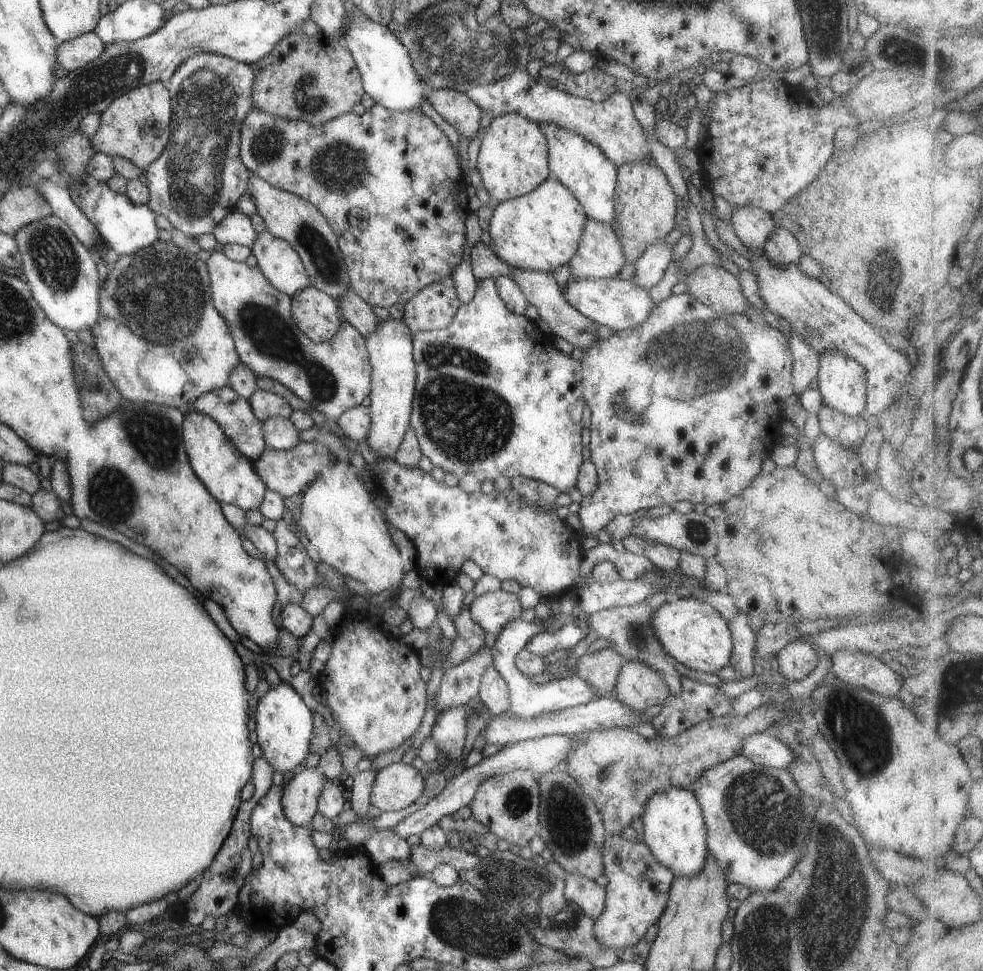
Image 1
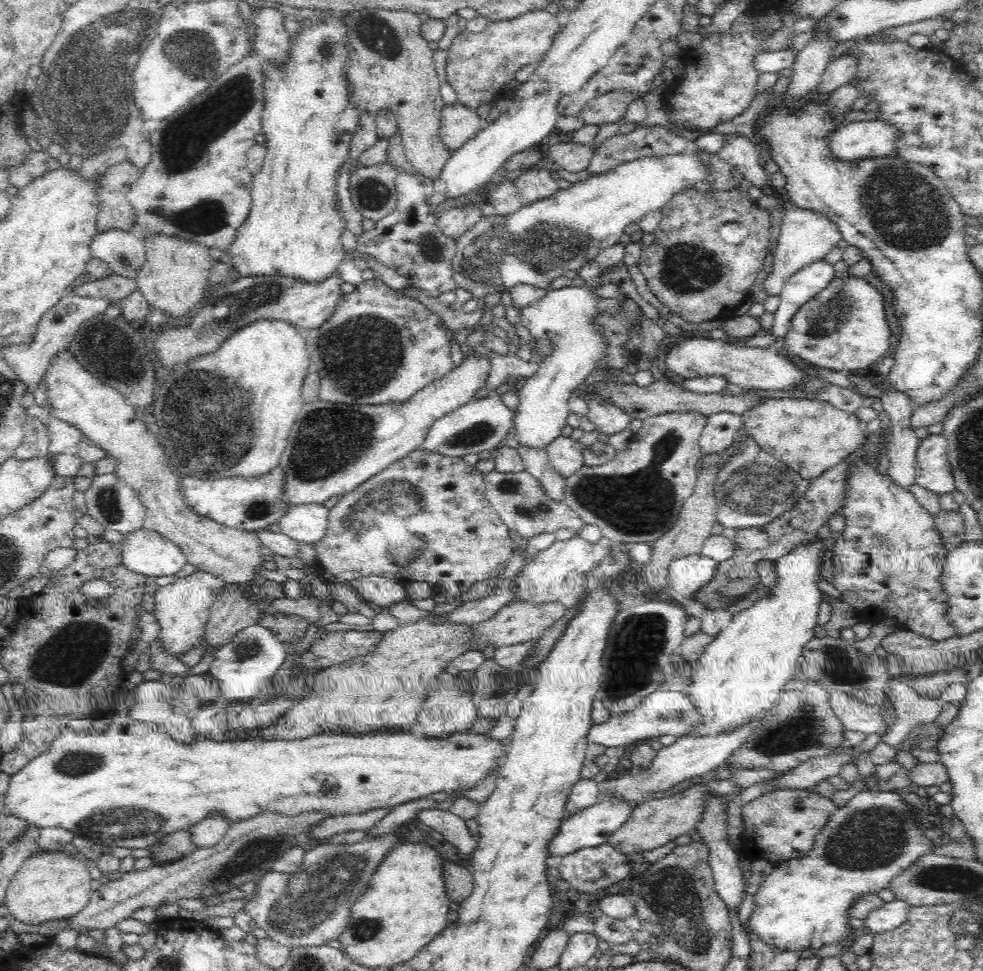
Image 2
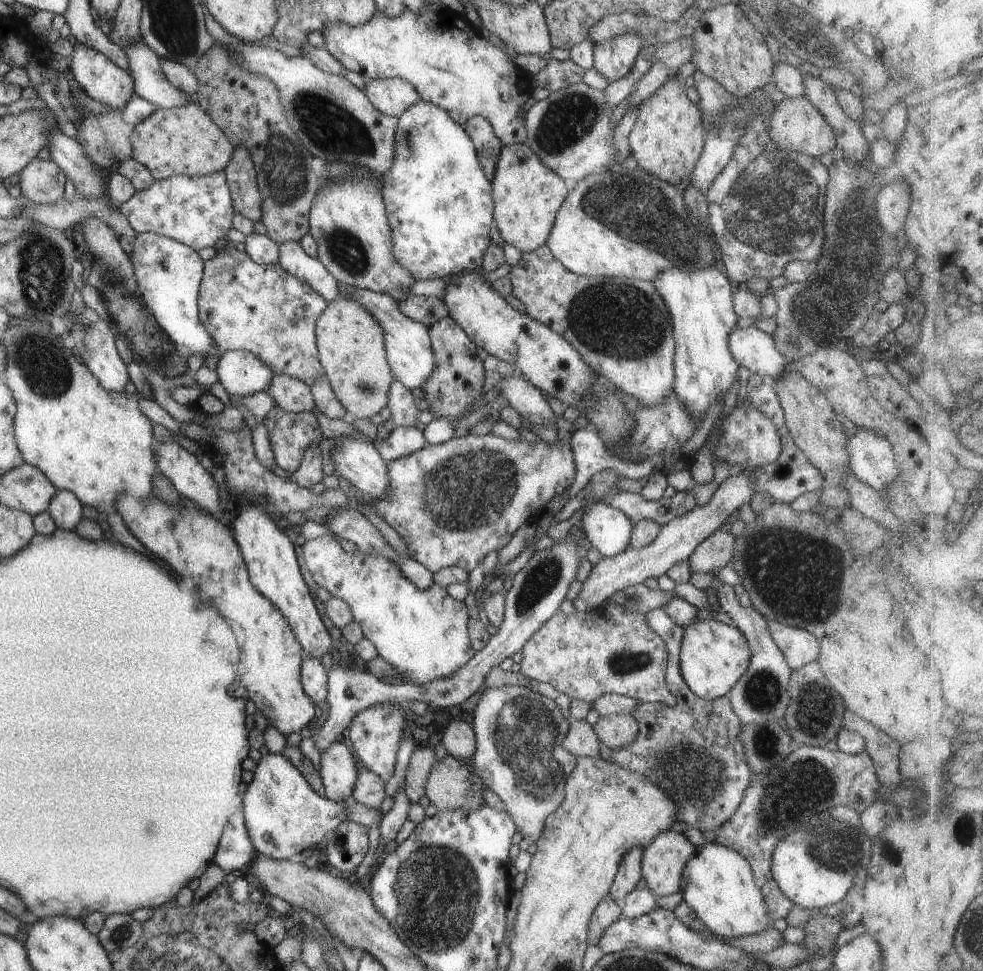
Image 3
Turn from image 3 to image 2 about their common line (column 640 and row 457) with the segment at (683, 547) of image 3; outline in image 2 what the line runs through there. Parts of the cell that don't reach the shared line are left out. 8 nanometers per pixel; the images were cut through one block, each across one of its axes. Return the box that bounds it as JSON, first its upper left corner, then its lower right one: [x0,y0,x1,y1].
[545,431,583,478]

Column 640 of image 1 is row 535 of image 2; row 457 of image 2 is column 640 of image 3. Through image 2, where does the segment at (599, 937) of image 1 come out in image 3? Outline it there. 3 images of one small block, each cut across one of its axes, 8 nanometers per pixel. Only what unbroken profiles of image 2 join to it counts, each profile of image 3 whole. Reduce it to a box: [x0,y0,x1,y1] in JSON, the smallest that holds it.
[641,831,695,896]

